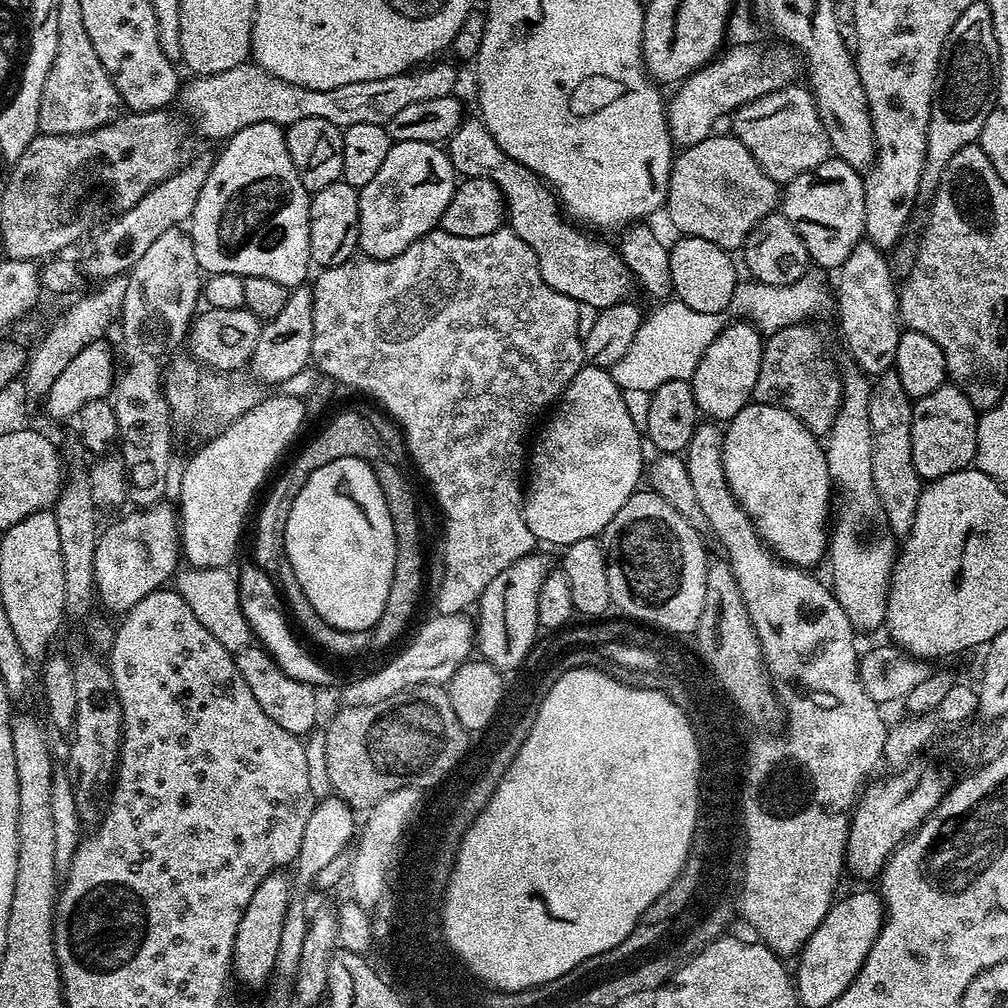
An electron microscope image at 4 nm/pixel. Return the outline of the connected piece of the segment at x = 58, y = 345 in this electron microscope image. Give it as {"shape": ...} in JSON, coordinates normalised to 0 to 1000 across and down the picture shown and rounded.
{"shape":[[[126,273],[110,274],[98,281],[95,288],[71,301],[52,321],[33,349],[29,350],[22,375],[29,394],[48,392],[58,371],[65,367],[73,352],[95,337],[102,336],[105,327],[118,316],[125,294]]]}

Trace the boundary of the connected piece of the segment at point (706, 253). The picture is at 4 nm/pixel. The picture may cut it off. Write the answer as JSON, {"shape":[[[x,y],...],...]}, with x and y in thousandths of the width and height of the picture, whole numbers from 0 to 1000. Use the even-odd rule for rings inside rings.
{"shape":[[[675,234],[672,239],[663,248],[670,297],[685,304],[685,308],[693,308],[696,312],[721,311],[726,305],[728,288],[732,281],[730,262],[722,255],[725,254],[723,247],[708,244],[708,240],[700,240],[700,236]]]}

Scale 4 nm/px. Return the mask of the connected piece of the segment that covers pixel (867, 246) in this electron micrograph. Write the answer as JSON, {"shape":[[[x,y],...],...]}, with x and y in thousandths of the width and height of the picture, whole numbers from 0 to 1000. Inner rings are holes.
{"shape":[[[856,238],[831,268],[831,317],[839,343],[849,359],[848,364],[861,373],[870,373],[882,368],[889,358],[891,335],[895,323],[892,319],[892,289],[887,280],[887,270],[876,247]]]}

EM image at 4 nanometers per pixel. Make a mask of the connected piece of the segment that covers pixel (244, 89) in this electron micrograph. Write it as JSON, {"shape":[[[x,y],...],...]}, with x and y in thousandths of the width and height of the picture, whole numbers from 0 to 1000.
{"shape":[[[243,62],[232,65],[232,69],[220,69],[220,73],[194,75],[188,83],[186,80],[177,92],[177,103],[183,106],[185,114],[194,115],[194,123],[200,134],[217,141],[225,140],[236,129],[256,121],[285,125],[300,121],[300,117],[323,117],[323,121],[331,121],[339,129],[355,125],[355,121],[383,125],[391,113],[411,101],[446,95],[453,90],[451,69],[444,63],[433,63],[387,77],[347,81],[347,85],[331,85],[331,89],[308,89],[304,85],[280,81],[252,62]]]}

